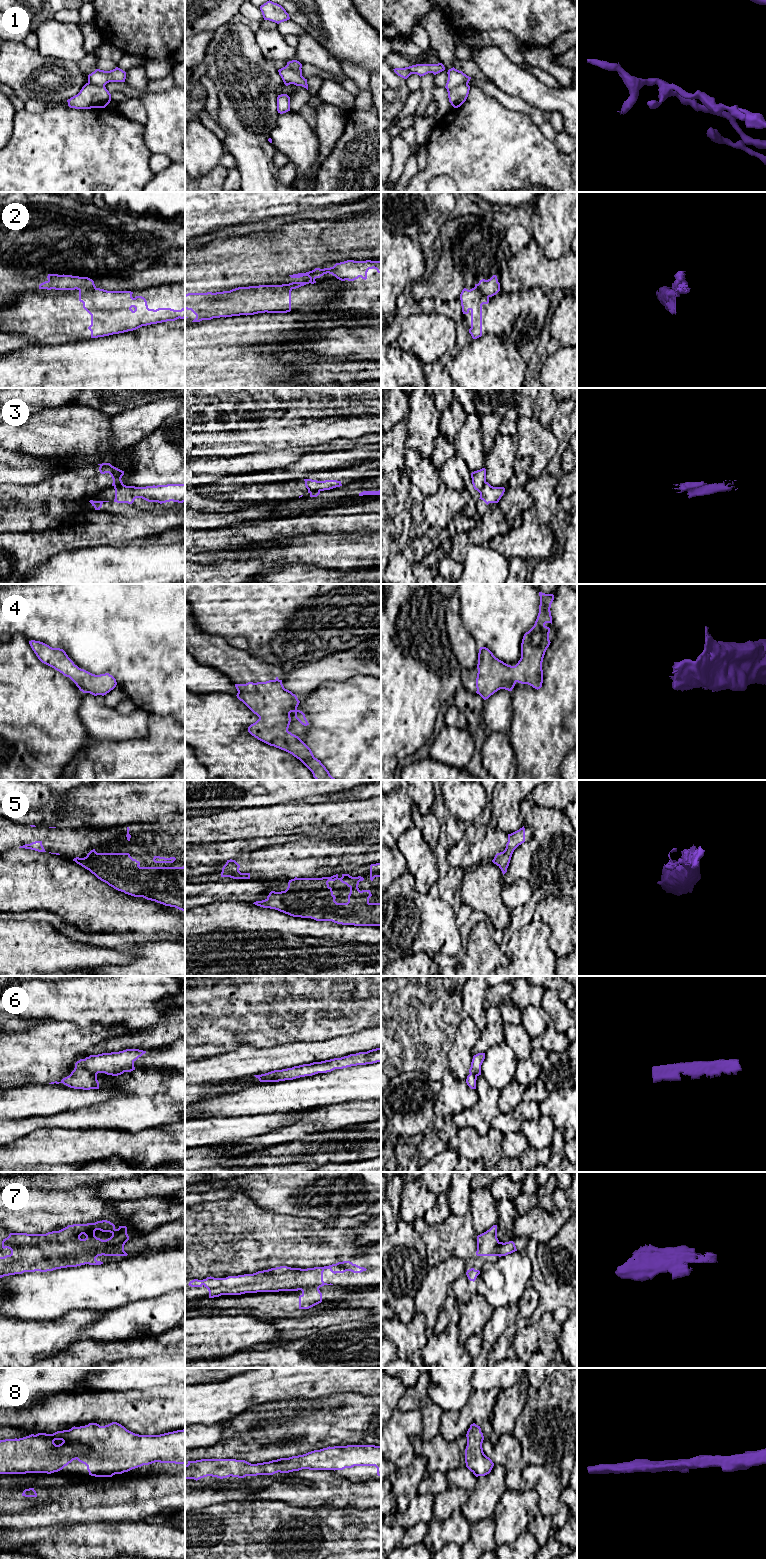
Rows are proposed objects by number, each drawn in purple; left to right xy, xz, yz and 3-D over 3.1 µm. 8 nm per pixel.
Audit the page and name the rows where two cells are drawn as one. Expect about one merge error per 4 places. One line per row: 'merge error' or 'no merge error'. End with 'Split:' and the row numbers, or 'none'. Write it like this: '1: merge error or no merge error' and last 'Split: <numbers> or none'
1: merge error
2: merge error
3: merge error
4: no merge error
5: no merge error
6: no merge error
7: merge error
8: no merge error
Split: 1, 2, 3, 7

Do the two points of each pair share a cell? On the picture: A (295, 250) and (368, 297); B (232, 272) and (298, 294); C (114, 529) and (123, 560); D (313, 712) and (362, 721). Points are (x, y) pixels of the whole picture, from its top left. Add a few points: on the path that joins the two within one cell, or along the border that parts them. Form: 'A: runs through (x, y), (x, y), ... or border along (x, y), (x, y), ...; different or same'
A: border along (339, 282), (341, 287), (327, 303); different
B: runs through (224, 294), (274, 295); same
C: border along (128, 542), (115, 544); different
D: runs through (325, 712), (337, 712), (350, 721); same

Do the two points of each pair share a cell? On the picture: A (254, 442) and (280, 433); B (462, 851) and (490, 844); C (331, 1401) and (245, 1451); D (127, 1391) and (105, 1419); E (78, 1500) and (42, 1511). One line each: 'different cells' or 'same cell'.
A: same cell
B: same cell
C: same cell
D: different cells
E: same cell

